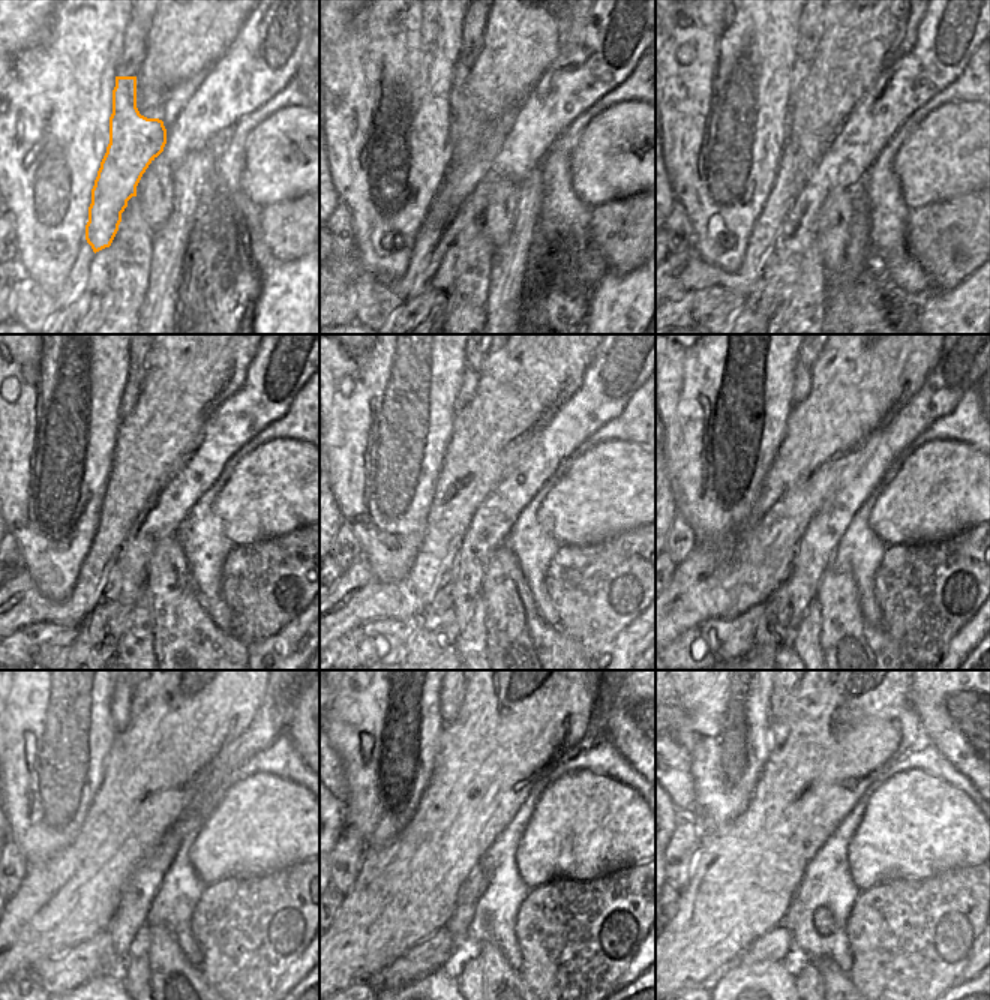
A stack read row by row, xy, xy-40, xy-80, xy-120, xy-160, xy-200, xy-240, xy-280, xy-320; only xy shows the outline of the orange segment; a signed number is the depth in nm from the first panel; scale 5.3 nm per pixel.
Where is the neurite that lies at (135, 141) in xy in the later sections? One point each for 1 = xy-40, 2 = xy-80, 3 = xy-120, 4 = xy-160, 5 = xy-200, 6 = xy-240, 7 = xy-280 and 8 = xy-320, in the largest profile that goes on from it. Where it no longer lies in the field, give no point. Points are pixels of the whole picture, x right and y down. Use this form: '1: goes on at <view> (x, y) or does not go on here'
1: goes on at xy-40 (461, 179)
2: goes on at xy-80 (800, 68)
3: goes on at xy-120 (131, 392)
4: goes on at xy-160 (470, 381)
5: goes on at xy-200 (801, 377)
6: goes on at xy-240 (120, 706)
7: goes on at xy-280 (450, 700)
8: goes on at xy-320 (776, 700)

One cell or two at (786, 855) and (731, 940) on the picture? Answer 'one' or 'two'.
one

